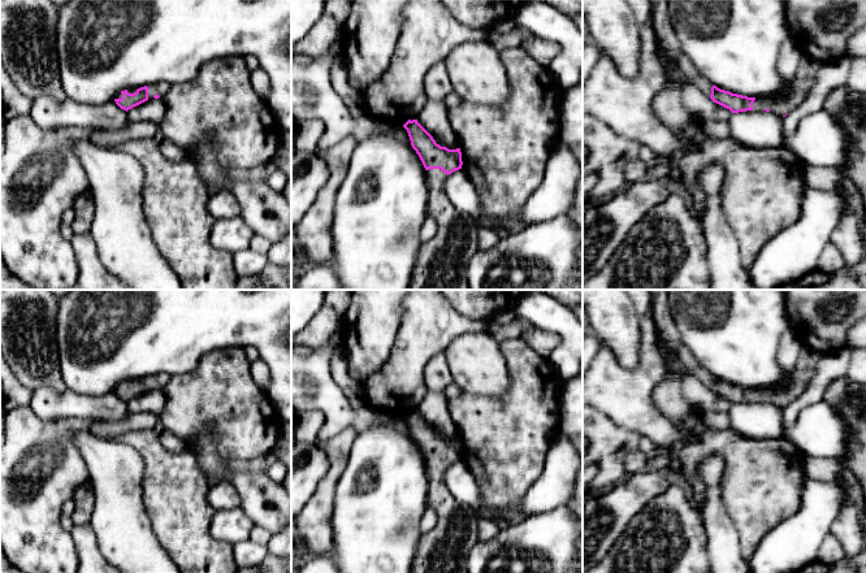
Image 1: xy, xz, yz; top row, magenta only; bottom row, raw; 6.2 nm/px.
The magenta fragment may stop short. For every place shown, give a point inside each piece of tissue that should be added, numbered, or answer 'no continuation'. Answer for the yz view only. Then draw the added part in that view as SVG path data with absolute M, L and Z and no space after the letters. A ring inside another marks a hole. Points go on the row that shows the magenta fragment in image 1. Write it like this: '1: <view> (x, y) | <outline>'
1: yz (693, 76) | M684 53L679 58L679 68L692 84L710 97L711 82L696 69L693 62Z
2: yz (802, 82) | M804 52L791 87L776 97L755 97L753 110L768 109L783 117L798 108L810 94L822 62L809 52Z

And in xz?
1: xz (441, 264) | M441 169L426 170L428 216L437 222L437 234L419 251L408 290L469 290L466 270L479 249L479 225L467 213L459 212L447 199L443 183L447 174Z

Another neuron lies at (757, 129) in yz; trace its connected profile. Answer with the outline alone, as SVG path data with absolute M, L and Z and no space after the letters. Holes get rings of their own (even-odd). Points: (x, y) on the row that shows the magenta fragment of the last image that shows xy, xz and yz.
M766 110L732 113L727 121L729 138L750 148L778 148L783 144L783 117Z

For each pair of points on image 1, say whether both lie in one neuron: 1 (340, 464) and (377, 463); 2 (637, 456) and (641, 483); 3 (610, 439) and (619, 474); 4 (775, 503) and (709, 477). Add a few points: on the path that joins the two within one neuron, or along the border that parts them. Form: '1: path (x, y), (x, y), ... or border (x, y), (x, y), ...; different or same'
1: border (356, 435), (334, 493); different
2: border (645, 468), (628, 476); different
3: path (610, 448), (610, 465); same
4: border (714, 452), (723, 459), (722, 503), (727, 511); different

